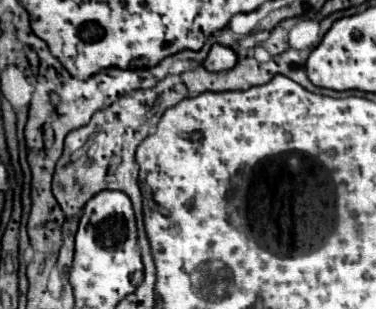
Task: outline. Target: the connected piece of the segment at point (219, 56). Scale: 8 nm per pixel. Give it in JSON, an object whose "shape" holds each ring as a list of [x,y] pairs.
{"shape":[[[214,44],[214,46],[210,48],[208,58],[204,60],[204,68],[210,70],[210,72],[222,72],[222,70],[234,68],[236,62],[238,62],[238,54],[236,54],[230,46]]]}

